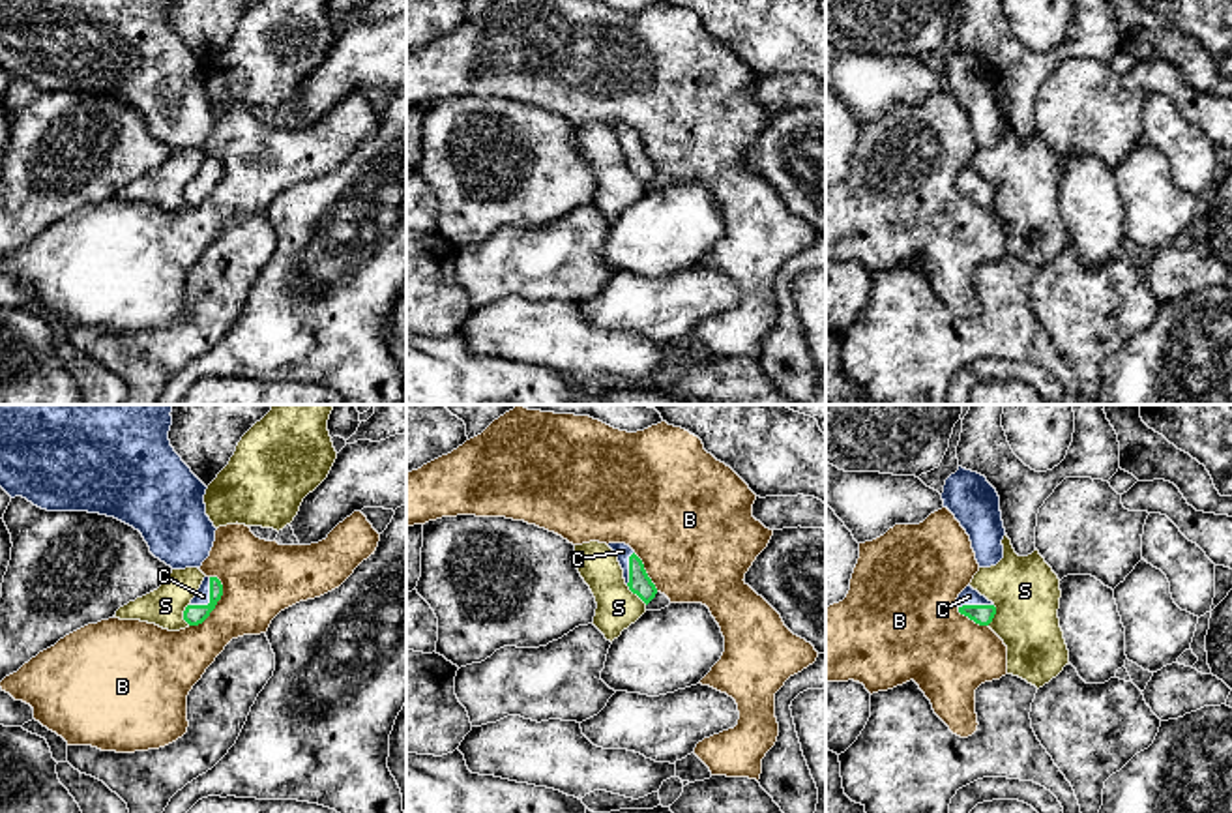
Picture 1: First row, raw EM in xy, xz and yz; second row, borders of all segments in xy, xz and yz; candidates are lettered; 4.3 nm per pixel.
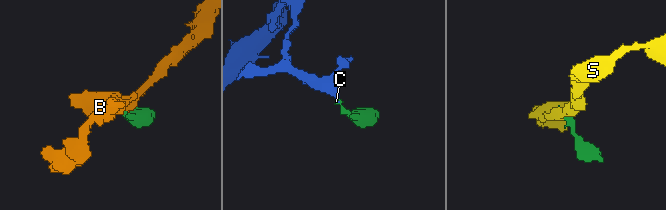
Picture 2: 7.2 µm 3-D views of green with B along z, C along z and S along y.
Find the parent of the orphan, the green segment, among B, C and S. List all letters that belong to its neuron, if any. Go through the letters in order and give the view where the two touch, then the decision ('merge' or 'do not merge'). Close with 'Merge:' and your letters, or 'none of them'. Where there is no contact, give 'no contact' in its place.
B: meets green in xy; do not merge
C: meets green in xy; merge
S: meets green in xz; do not merge
Merge: C

